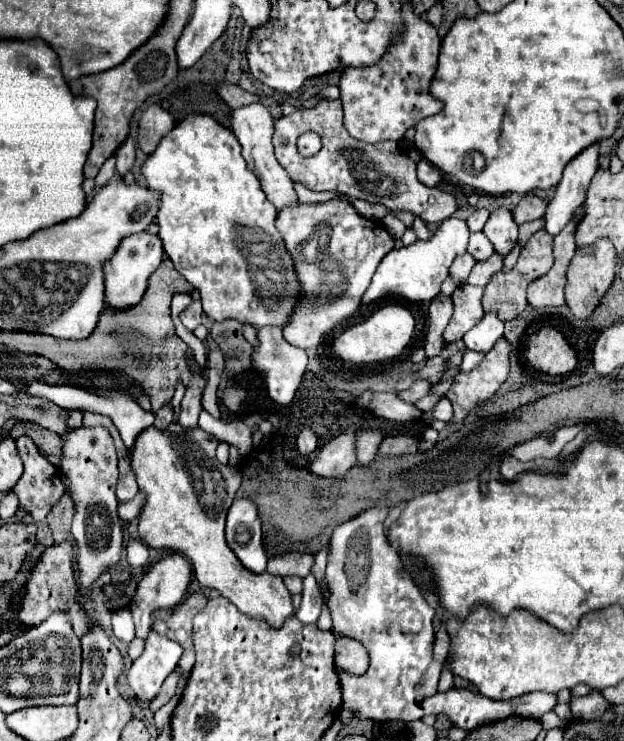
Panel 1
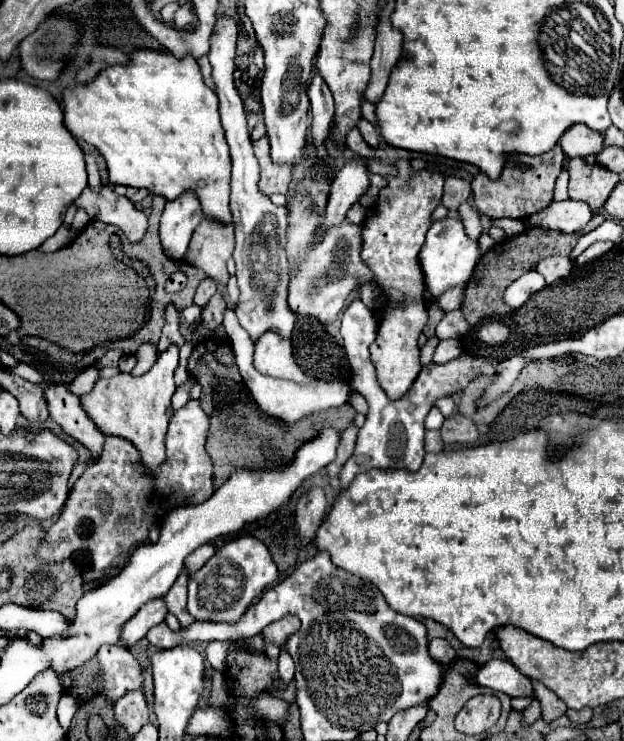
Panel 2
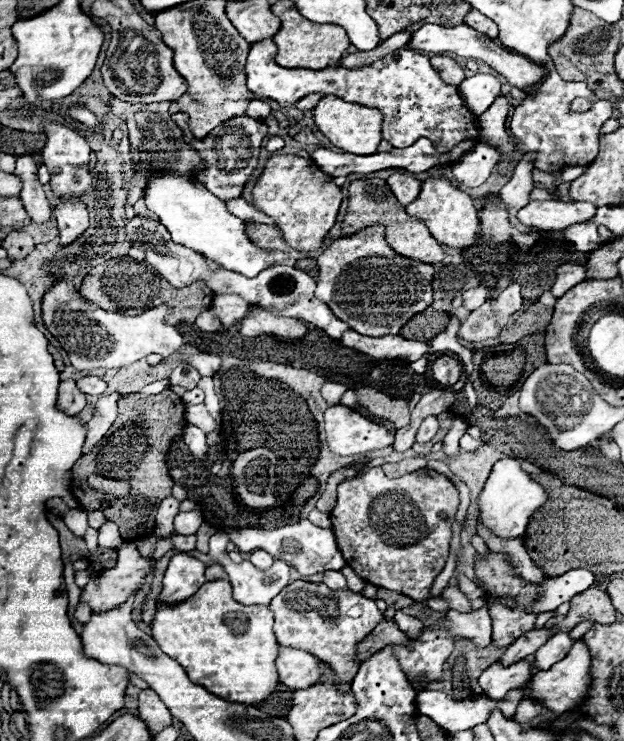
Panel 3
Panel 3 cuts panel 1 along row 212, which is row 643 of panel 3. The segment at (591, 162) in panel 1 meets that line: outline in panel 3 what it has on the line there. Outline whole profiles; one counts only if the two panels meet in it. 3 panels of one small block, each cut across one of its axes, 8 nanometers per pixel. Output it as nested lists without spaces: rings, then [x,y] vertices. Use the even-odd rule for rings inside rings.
[[[558,632],[554,634],[542,648],[538,648],[538,652],[534,654],[534,668],[536,670],[548,670],[552,664],[560,662],[572,648],[574,640],[570,640],[570,636],[566,632]]]

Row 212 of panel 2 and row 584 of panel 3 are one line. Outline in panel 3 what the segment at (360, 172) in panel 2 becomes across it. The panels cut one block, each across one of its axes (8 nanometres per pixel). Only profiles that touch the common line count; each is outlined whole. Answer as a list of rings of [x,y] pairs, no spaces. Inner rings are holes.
[[[328,570],[322,576],[322,584],[326,584],[332,590],[342,590],[342,588],[346,588],[346,578],[338,570]]]

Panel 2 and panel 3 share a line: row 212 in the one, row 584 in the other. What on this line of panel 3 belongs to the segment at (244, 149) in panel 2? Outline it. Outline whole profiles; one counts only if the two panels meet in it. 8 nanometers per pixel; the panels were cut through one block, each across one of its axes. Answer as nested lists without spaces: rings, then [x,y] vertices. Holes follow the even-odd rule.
[[[216,532],[212,538],[210,538],[210,556],[218,556],[218,558],[212,558],[212,560],[218,560],[218,564],[224,566],[224,570],[228,572],[228,580],[232,582],[232,588],[234,588],[234,600],[246,604],[246,606],[268,606],[272,602],[272,598],[276,594],[282,592],[282,588],[288,584],[288,578],[290,578],[290,566],[288,562],[284,560],[276,560],[274,566],[270,566],[268,570],[258,570],[250,560],[244,560],[240,564],[232,562],[226,554],[226,544],[228,544],[228,538],[222,534],[222,532]]]

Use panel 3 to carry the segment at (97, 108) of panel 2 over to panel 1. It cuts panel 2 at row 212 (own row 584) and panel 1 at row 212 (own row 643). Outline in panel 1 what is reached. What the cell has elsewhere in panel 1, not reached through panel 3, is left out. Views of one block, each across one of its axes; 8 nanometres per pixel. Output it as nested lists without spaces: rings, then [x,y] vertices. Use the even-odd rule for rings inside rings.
[[[188,114],[166,136],[160,138],[156,150],[148,154],[140,166],[140,174],[146,188],[160,194],[156,222],[160,226],[158,236],[164,242],[164,252],[174,262],[176,270],[194,288],[198,288],[204,312],[216,322],[236,318],[240,322],[252,322],[256,328],[266,324],[282,326],[284,320],[288,320],[288,312],[292,312],[296,298],[300,296],[300,288],[294,284],[294,288],[284,290],[284,264],[280,262],[280,254],[288,254],[274,226],[278,210],[272,206],[272,202],[268,202],[258,178],[248,170],[236,136],[208,114]]]

